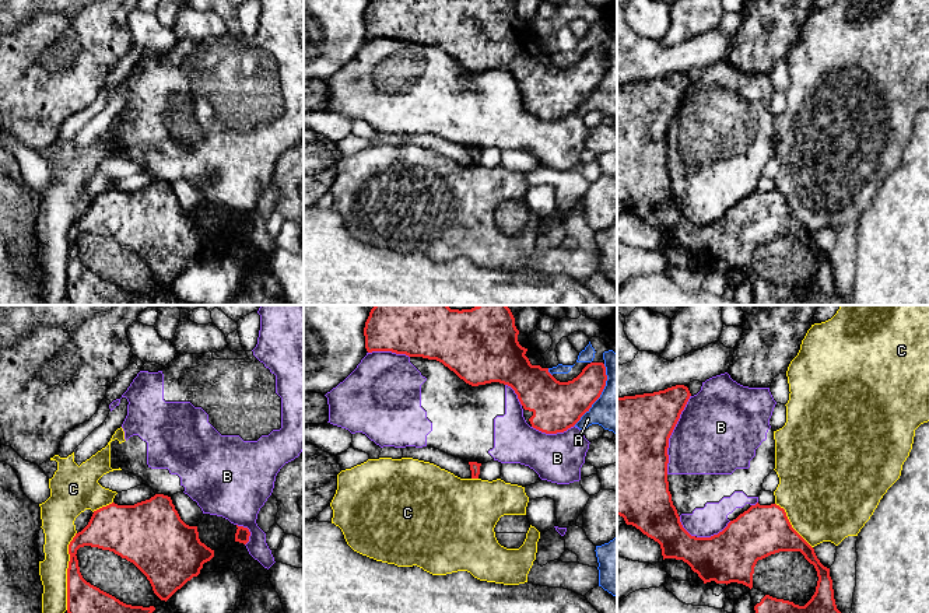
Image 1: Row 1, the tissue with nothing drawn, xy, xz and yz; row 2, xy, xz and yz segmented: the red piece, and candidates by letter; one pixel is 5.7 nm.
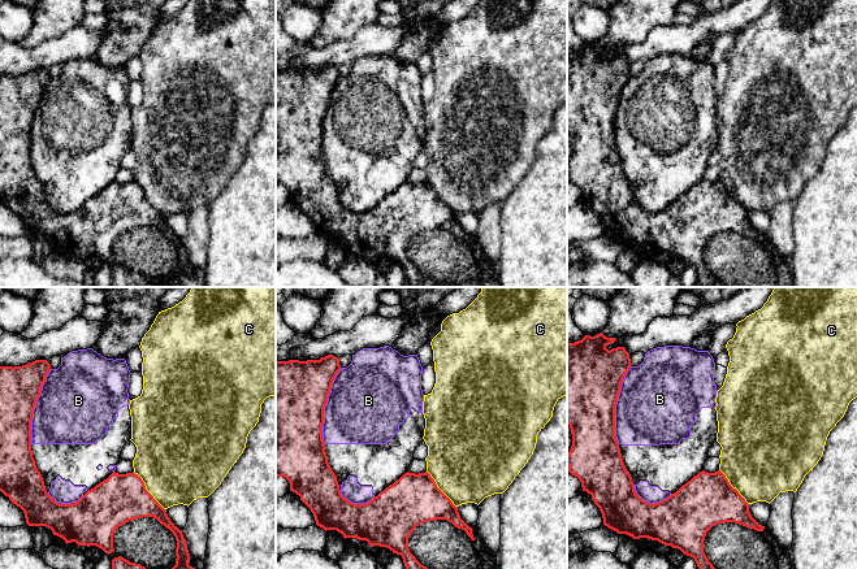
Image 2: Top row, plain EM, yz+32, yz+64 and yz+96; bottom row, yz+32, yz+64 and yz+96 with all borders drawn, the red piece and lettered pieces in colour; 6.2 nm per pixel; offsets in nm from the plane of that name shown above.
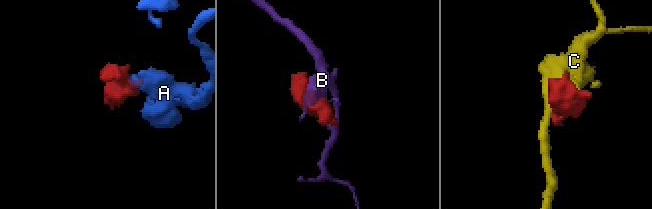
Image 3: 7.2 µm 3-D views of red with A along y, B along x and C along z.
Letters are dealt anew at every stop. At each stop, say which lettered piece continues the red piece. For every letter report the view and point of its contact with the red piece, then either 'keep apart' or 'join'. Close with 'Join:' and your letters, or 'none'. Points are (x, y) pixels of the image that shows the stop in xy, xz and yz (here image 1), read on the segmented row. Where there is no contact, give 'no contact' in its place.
A: xz (600, 393) | keep apart
B: yz (670, 434) | keep apart
C: xy (67, 571) | keep apart
Join: none

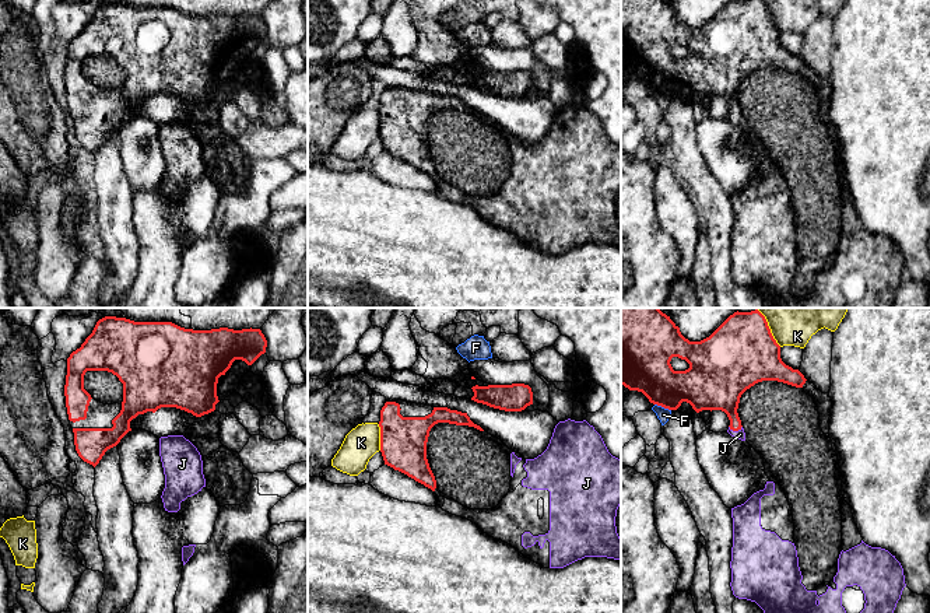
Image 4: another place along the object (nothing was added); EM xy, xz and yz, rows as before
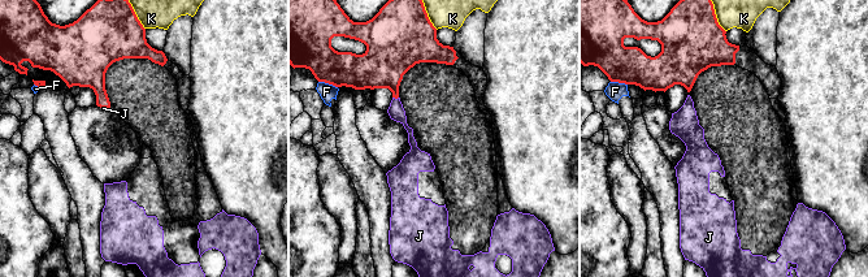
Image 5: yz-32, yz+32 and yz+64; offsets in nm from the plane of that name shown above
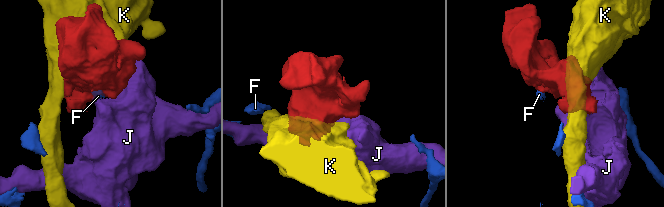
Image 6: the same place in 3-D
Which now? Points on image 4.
F: yz (663, 406) | keep apart
J: yz (736, 430) | join
K: xz (381, 437) | keep apart
Join: J

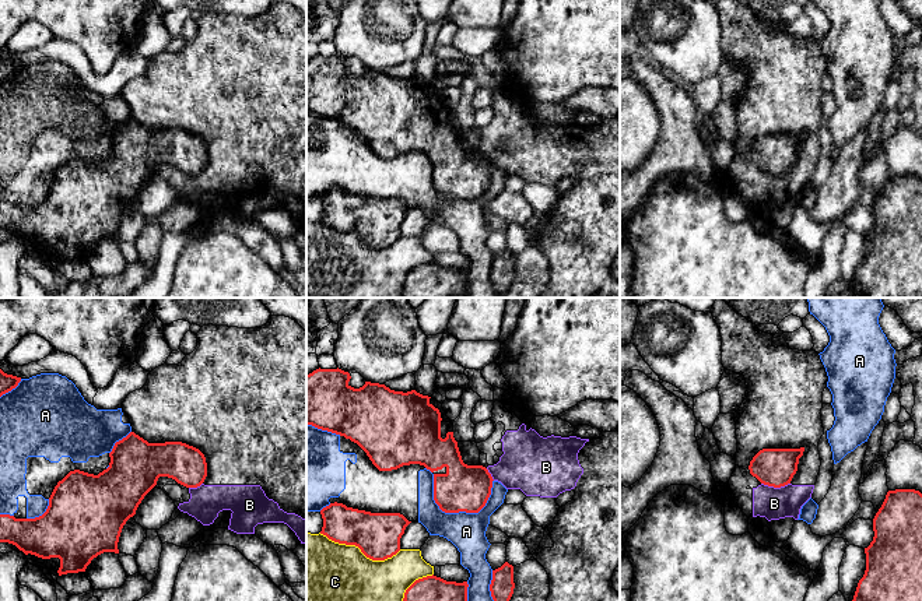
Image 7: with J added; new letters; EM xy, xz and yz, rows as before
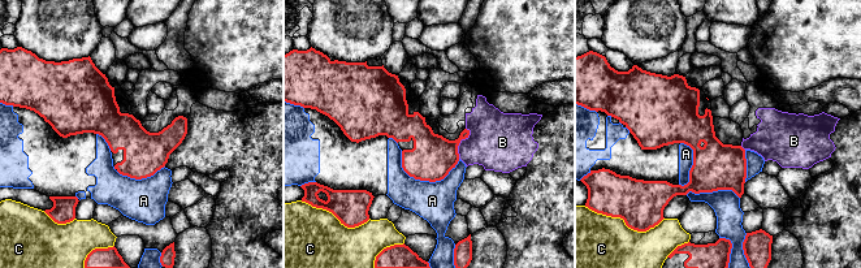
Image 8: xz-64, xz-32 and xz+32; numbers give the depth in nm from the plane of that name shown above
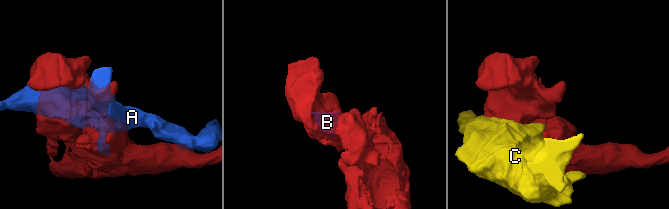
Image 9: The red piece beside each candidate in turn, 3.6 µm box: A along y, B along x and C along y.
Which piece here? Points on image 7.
A: xz (442, 510) | keep apart
B: yz (775, 487) | keep apart
C: xz (360, 548) | keep apart
Join: none

